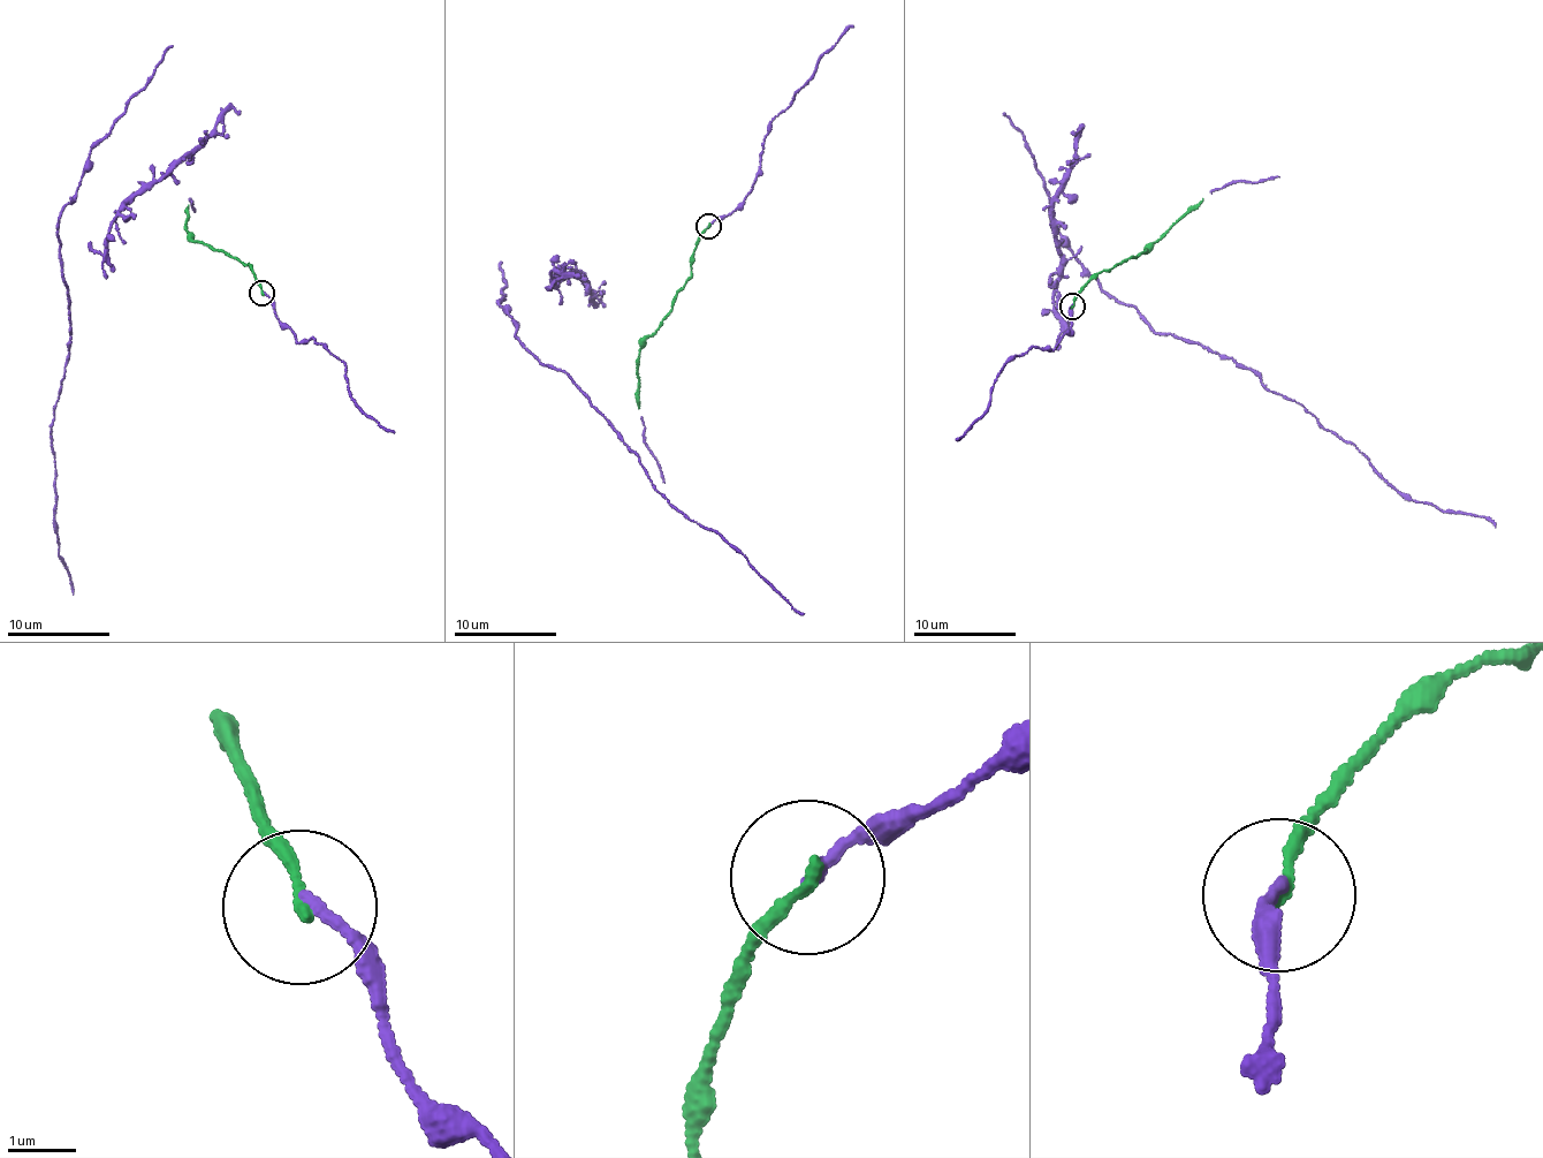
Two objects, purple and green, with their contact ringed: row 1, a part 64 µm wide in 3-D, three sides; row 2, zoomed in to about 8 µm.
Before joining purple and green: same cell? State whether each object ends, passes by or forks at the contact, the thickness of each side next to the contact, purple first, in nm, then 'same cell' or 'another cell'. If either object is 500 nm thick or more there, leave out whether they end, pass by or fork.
purple ends; green ends; calibres 150 and 150 nm; same cell

